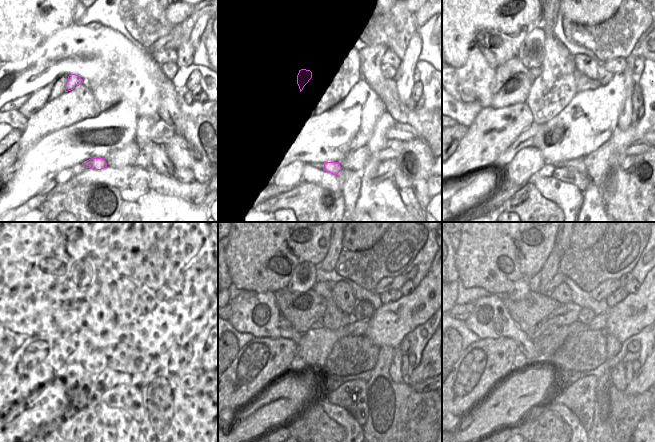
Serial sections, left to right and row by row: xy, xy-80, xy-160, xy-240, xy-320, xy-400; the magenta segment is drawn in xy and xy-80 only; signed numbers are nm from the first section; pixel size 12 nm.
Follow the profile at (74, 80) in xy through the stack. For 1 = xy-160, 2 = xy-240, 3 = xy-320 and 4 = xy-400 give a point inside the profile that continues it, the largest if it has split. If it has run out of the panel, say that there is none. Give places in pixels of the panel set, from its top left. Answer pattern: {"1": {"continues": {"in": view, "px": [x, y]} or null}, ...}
{"1": {"continues": {"in": "xy-160", "px": [535, 71]}}, "2": {"continues": {"in": "xy-240", "px": [94, 290]}}, "3": {"continues": {"in": "xy-320", "px": [324, 289]}}, "4": {"continues": {"in": "xy-400", "px": [559, 278]}}}

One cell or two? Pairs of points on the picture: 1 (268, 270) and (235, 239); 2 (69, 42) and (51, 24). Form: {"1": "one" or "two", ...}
{"1": "one", "2": "two"}

